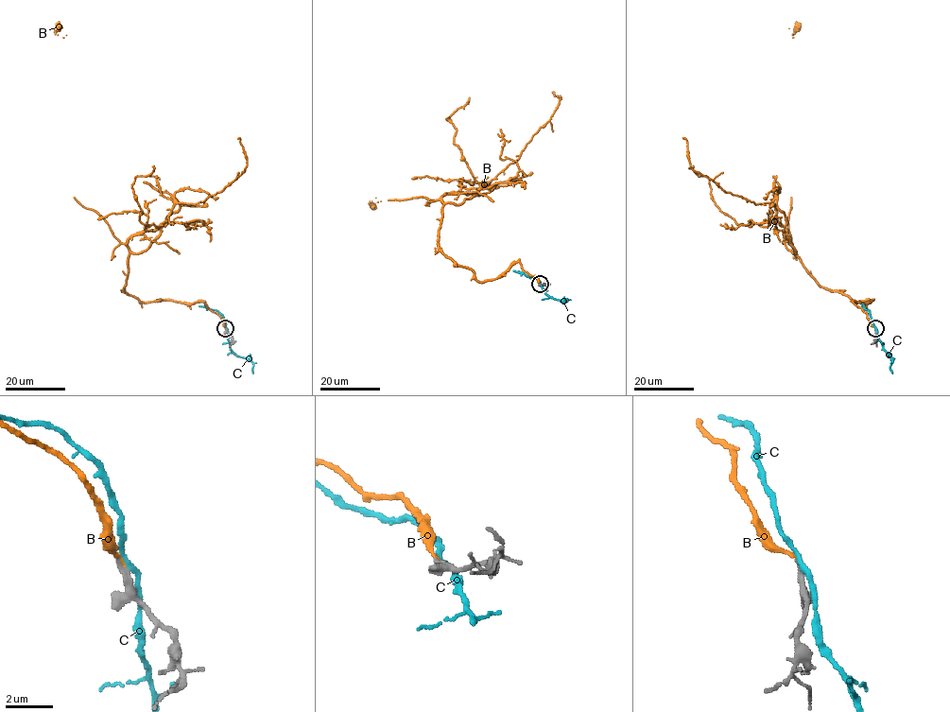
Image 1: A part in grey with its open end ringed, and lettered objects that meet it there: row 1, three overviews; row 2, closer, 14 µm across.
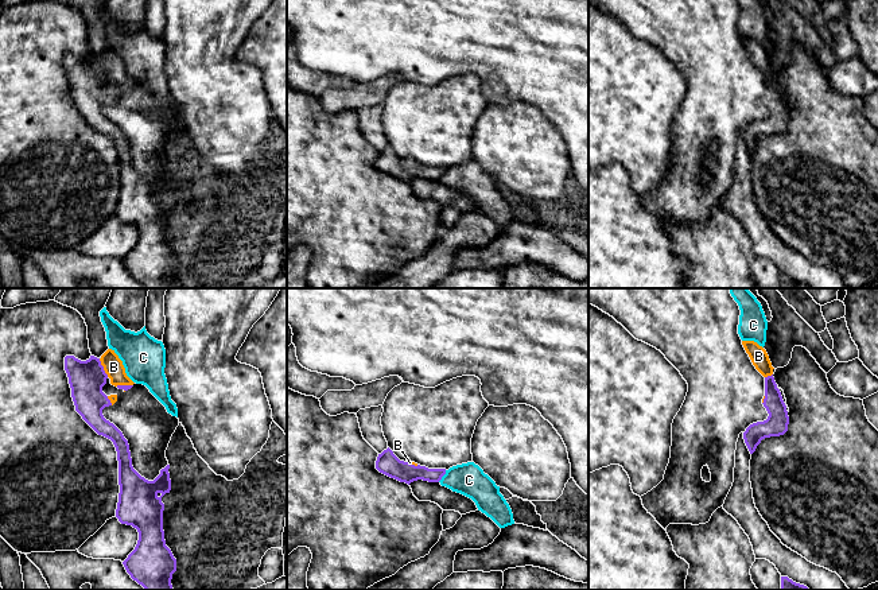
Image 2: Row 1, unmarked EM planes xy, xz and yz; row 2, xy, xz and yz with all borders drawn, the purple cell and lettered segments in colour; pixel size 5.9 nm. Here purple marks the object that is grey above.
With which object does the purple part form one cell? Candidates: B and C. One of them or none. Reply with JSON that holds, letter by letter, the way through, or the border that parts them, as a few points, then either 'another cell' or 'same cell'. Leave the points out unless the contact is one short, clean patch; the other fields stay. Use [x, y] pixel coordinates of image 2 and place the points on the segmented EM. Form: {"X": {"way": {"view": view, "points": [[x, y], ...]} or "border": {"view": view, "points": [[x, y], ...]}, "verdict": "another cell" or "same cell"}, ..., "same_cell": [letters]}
{"B": {"verdict": "same cell"}, "C": {"border": {"view": "xz", "points": [[446, 470], [438, 481]]}, "verdict": "another cell"}, "same_cell": ["B"]}

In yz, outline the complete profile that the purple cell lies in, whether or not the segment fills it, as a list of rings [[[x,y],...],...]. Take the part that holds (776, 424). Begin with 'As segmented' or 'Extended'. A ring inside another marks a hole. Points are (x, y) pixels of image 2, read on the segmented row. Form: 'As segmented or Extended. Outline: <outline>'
Extended. Outline: [[[742,341],[755,369],[765,377],[765,396],[762,404],[769,416],[764,422],[750,424],[743,432],[745,443],[753,454],[762,439],[780,436],[788,431],[789,416],[781,392],[773,377],[773,366],[766,350],[754,341]]]

